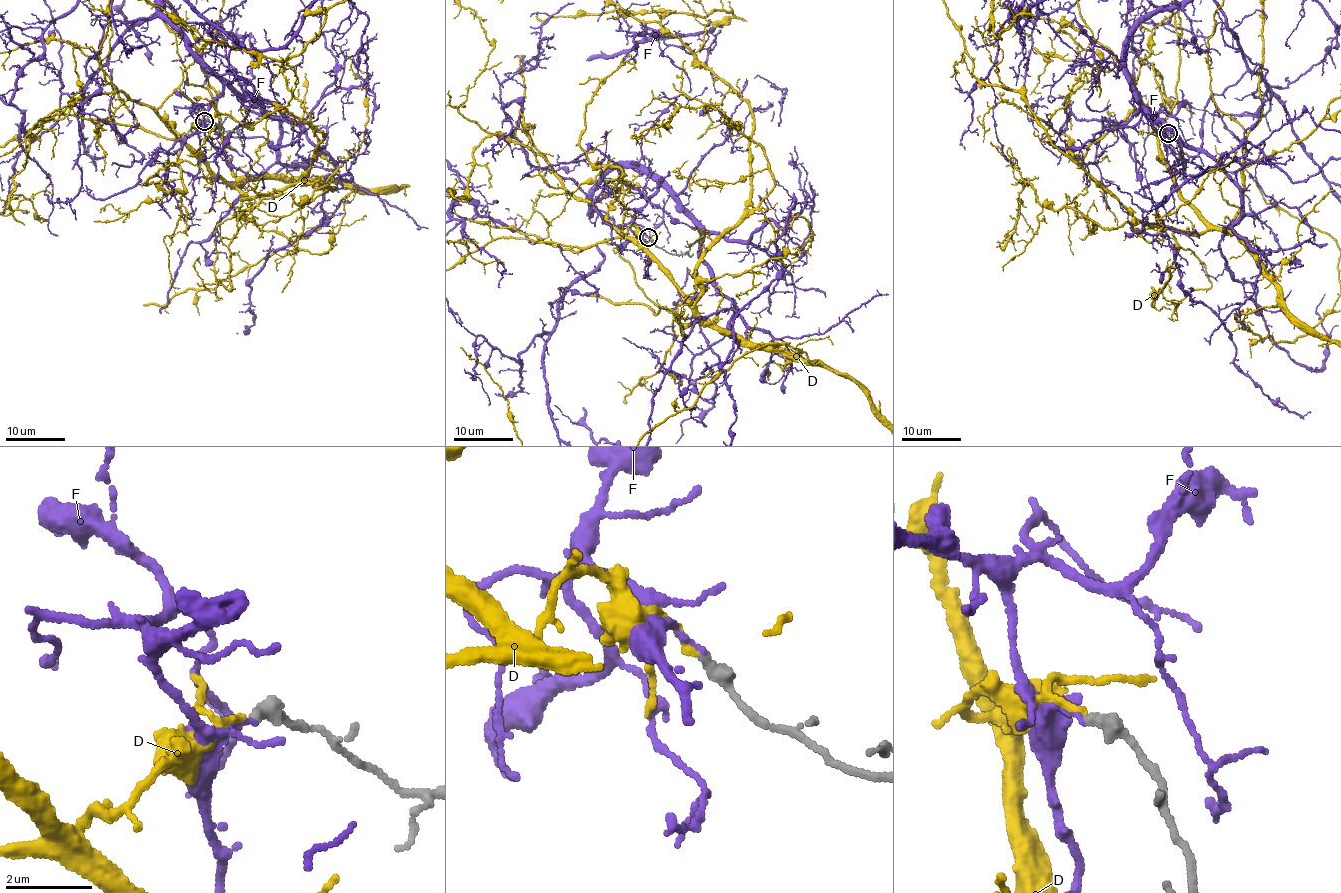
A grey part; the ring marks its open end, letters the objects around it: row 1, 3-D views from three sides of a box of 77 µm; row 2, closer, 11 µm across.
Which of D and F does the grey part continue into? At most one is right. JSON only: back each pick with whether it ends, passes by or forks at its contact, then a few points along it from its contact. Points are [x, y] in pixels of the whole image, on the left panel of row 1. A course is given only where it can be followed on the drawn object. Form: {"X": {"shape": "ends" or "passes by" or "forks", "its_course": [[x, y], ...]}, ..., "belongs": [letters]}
{"D": {"shape": "ends"}, "belongs": ["D"]}

